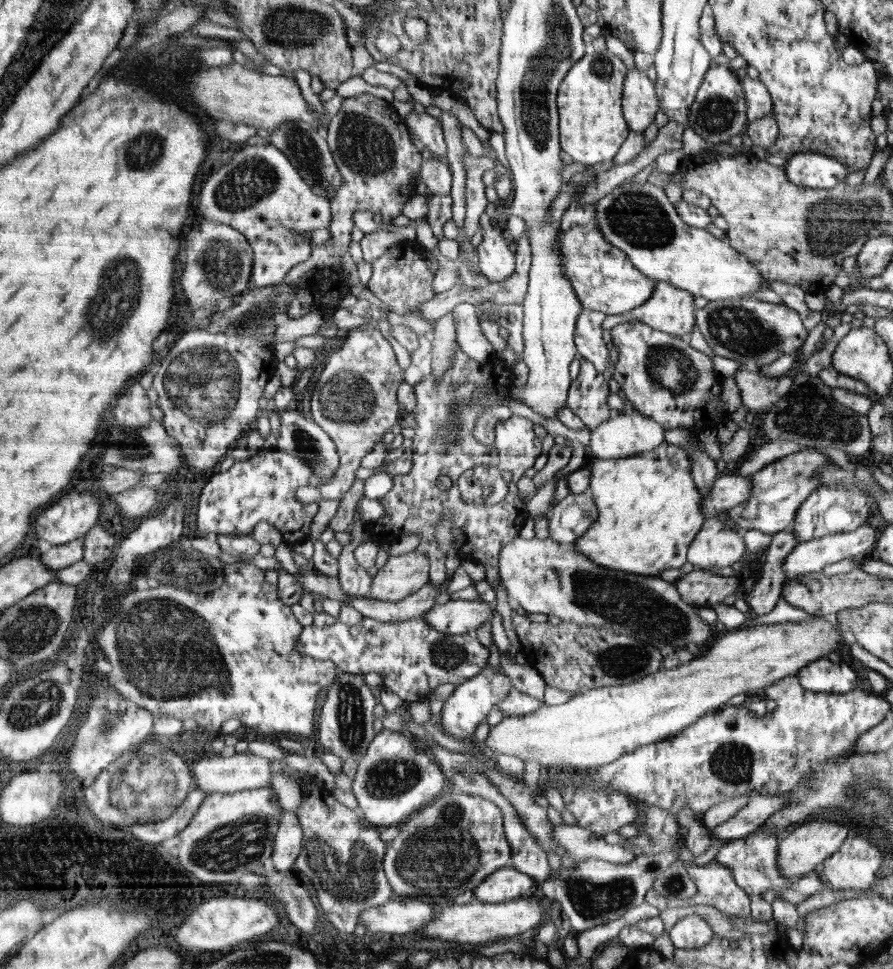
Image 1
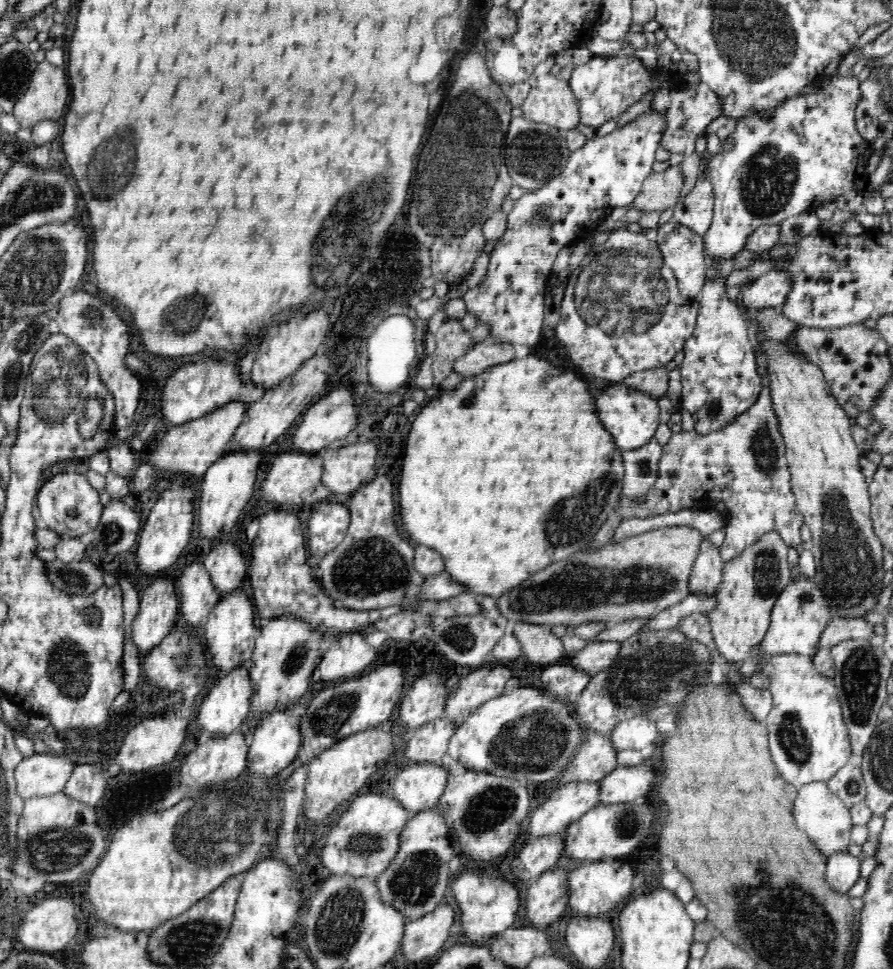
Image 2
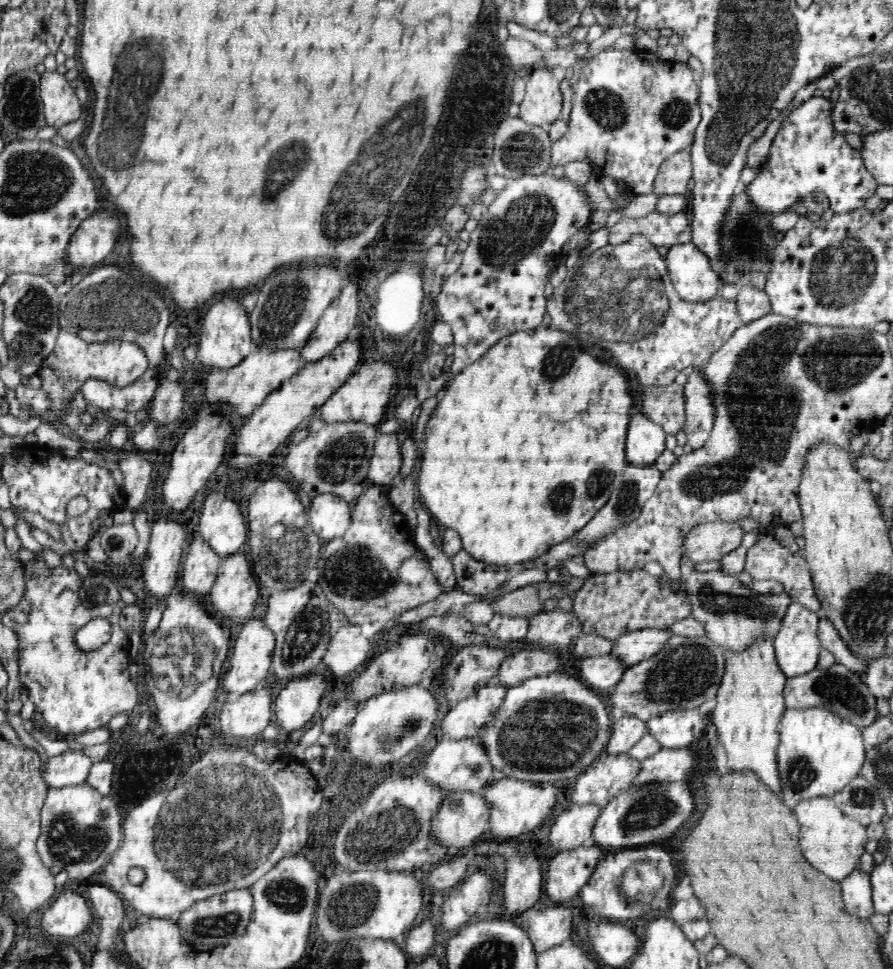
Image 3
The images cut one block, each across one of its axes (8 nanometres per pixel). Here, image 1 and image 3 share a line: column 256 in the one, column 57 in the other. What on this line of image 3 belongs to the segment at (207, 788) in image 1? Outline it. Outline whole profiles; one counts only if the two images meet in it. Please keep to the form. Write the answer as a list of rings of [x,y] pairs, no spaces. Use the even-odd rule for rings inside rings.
[[[67,750],[50,757],[47,765],[39,770],[39,776],[49,788],[65,788],[86,782],[92,768],[92,760],[80,750]]]

